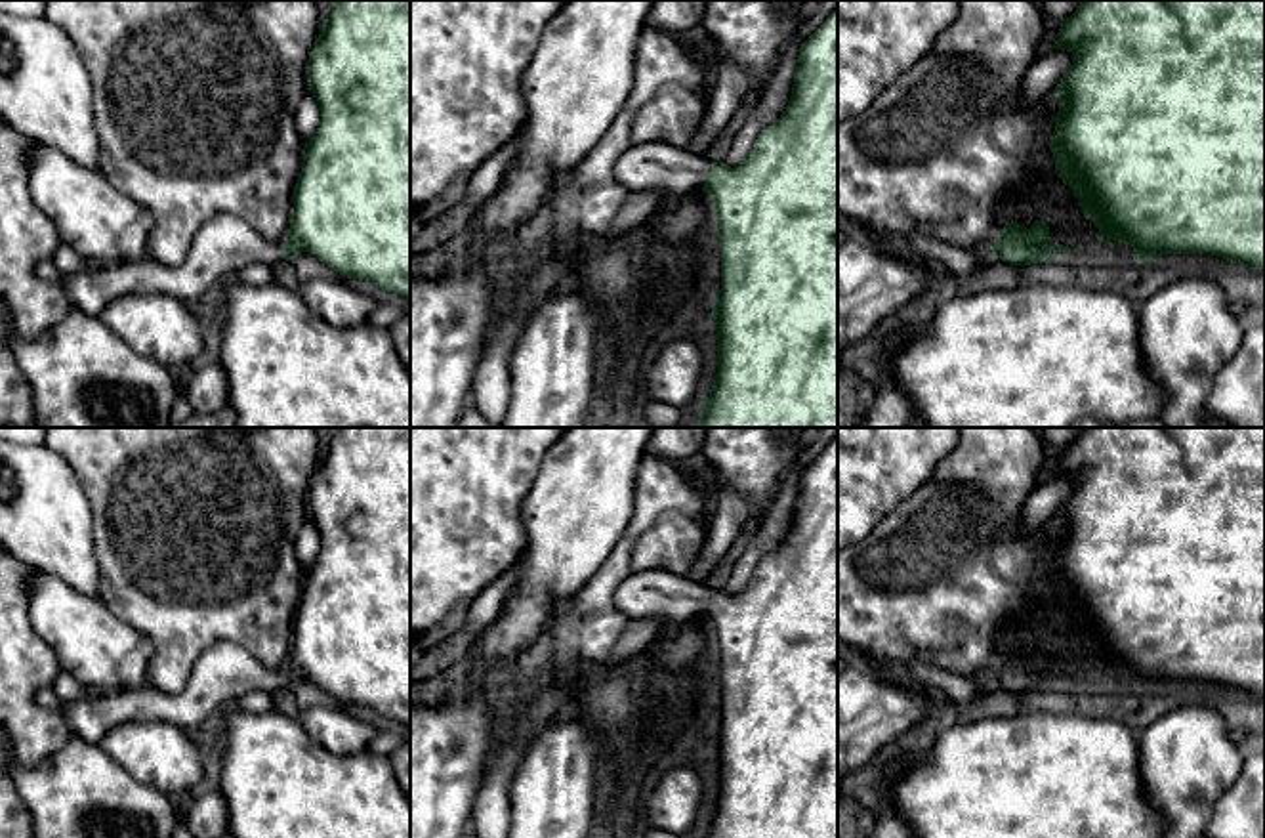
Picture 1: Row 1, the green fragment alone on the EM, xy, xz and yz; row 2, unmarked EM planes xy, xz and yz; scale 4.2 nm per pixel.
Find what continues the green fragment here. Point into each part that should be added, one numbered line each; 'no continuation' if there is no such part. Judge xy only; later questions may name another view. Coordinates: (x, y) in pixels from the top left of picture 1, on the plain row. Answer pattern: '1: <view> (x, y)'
1: xy (226, 672)

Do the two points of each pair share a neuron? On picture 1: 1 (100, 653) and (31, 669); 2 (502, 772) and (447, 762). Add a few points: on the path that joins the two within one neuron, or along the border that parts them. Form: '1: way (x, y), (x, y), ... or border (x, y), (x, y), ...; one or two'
1: border (33, 627), (54, 651), (62, 669); two
2: border (502, 730), (472, 812); two

